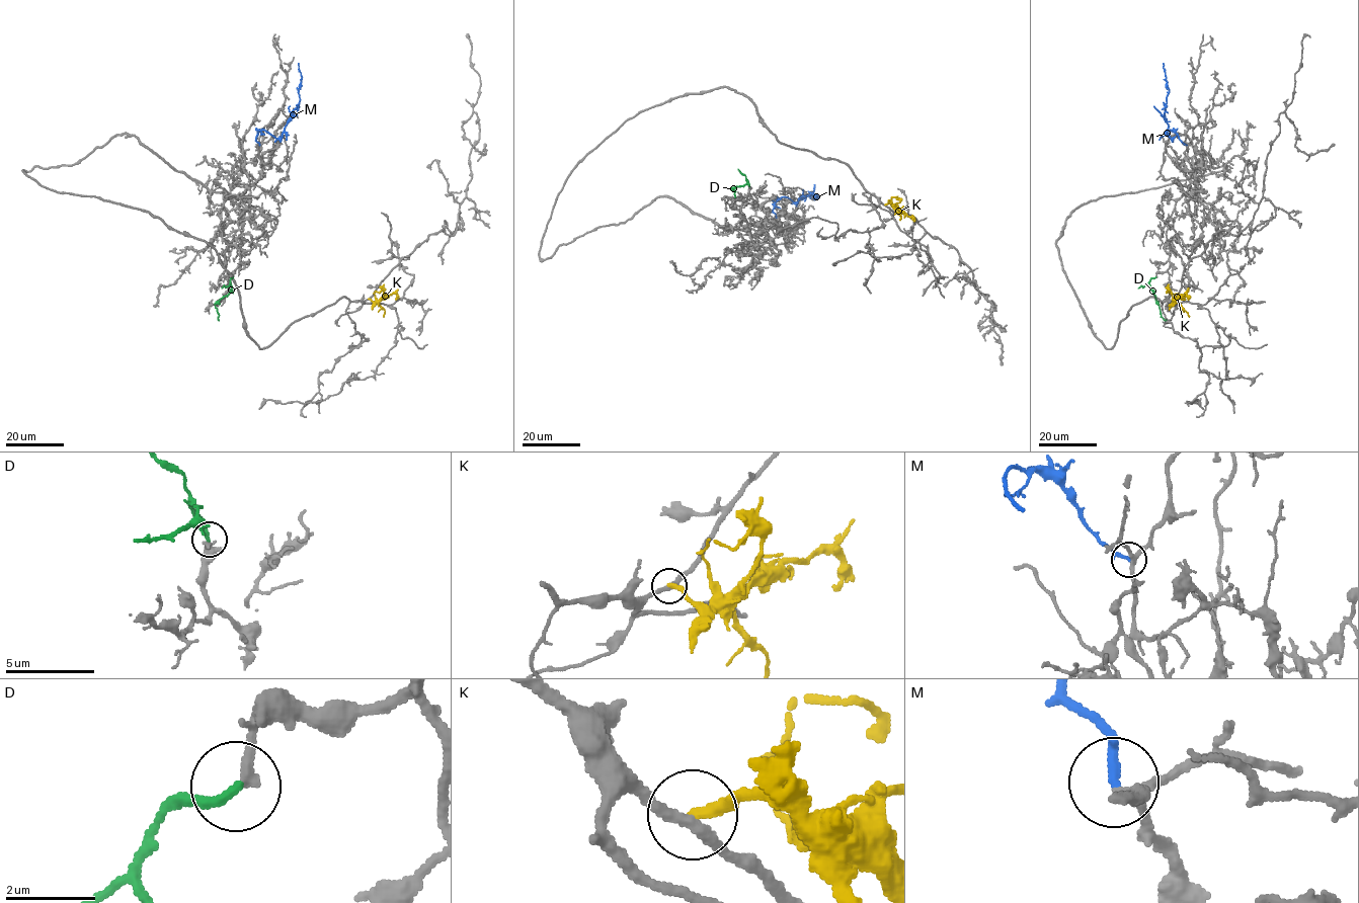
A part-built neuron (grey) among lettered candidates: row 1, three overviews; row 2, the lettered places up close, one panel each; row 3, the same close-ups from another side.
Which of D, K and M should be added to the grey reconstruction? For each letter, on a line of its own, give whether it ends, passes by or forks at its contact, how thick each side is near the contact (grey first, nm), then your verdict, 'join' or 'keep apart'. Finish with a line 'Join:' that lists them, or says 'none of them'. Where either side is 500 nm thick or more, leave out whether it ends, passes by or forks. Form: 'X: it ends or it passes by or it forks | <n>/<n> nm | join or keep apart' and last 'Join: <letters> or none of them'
D: it ends | 240/240 nm | join
K: it ends | 260/280 nm | keep apart
M: it ends | 170/200 nm | join
Join: D, M

